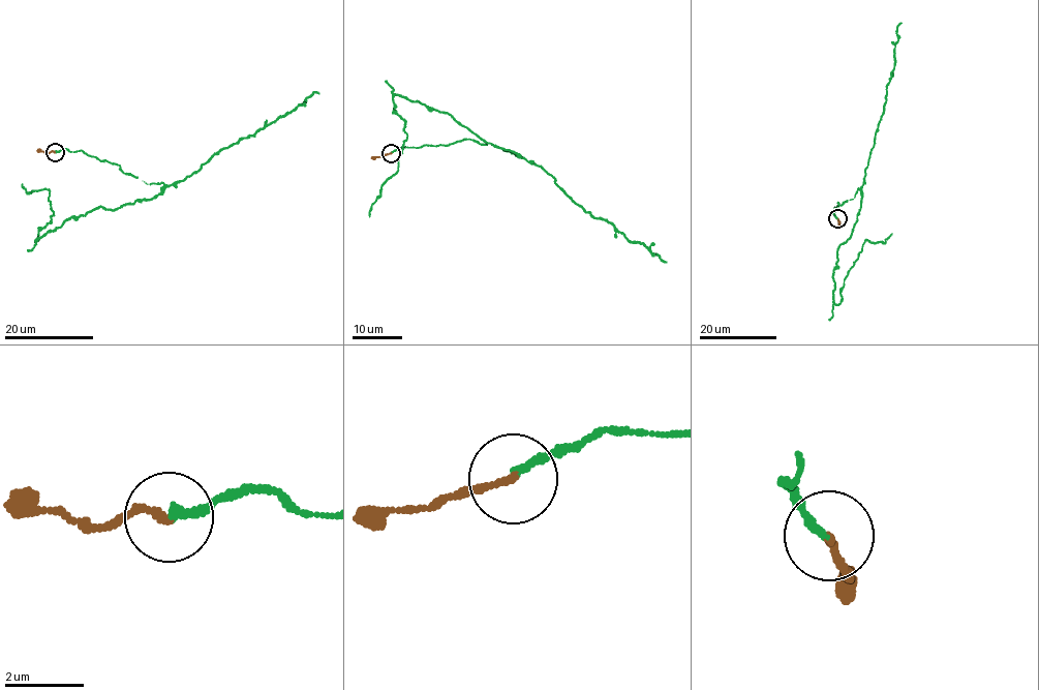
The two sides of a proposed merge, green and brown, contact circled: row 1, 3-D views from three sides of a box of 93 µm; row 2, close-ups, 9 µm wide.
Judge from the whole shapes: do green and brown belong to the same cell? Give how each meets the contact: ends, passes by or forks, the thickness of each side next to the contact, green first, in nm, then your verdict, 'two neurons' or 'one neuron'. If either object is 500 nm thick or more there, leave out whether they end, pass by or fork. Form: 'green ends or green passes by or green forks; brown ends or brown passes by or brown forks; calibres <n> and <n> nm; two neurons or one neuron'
green ends; brown ends; calibres 200 and 170 nm; one neuron

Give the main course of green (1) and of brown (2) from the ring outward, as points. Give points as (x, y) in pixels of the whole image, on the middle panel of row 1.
1: (392, 152), (464, 139), (519, 154), (450, 115), (393, 96), (406, 134), (369, 217)
2: (392, 152), (371, 158)

